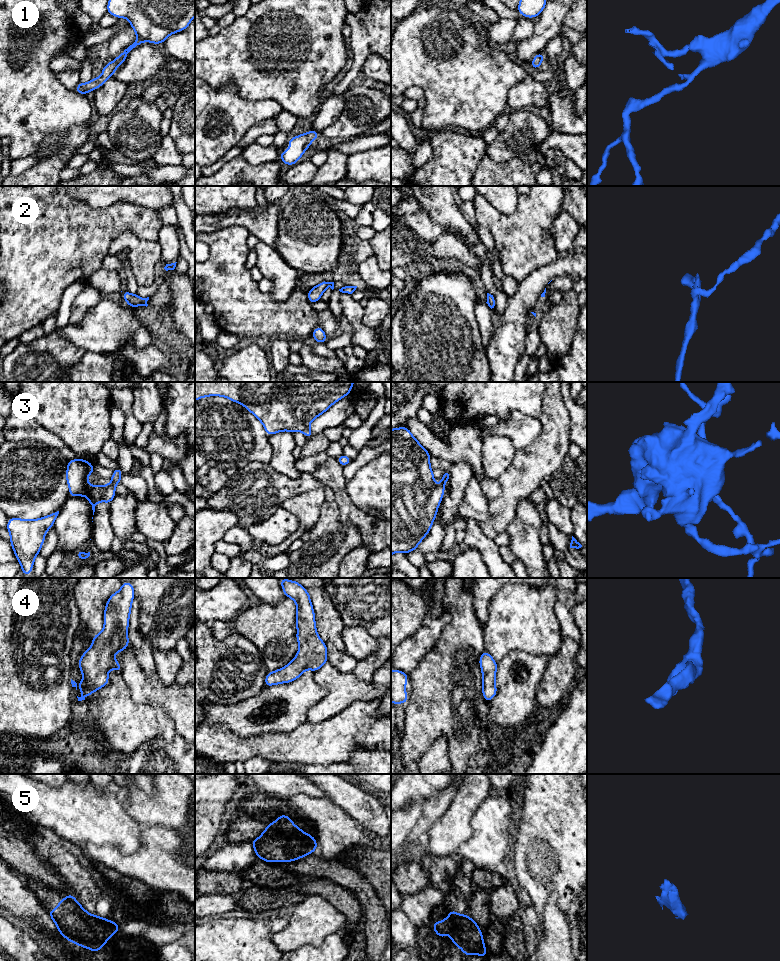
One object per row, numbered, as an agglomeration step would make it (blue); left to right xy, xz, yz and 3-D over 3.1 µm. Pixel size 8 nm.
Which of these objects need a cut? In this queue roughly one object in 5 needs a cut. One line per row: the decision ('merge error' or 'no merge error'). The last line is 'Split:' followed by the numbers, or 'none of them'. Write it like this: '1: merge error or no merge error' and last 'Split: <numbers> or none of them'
1: no merge error
2: no merge error
3: no merge error
4: no merge error
5: no merge error
Split: none of them

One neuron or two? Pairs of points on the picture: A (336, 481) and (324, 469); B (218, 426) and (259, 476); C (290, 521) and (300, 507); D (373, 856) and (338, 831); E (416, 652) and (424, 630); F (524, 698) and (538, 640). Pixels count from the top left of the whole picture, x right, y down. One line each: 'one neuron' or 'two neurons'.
A: one neuron
B: two neurons
C: two neurons
D: two neurons
E: one neuron
F: two neurons

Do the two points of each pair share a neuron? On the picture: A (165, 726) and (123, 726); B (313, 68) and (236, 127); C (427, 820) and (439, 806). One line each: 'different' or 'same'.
A: same
B: different
C: same

